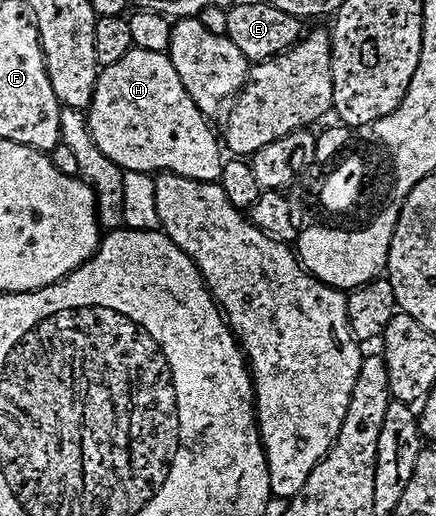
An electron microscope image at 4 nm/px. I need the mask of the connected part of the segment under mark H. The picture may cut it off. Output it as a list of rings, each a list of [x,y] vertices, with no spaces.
[[[132,48],[124,59],[105,66],[98,74],[94,97],[85,116],[96,147],[123,171],[151,175],[175,173],[197,181],[218,181],[222,176],[224,149],[219,134],[217,137],[210,130],[207,114],[198,109],[192,95],[184,91],[184,83],[180,83],[180,75],[176,75],[176,67],[172,67],[166,53]]]

